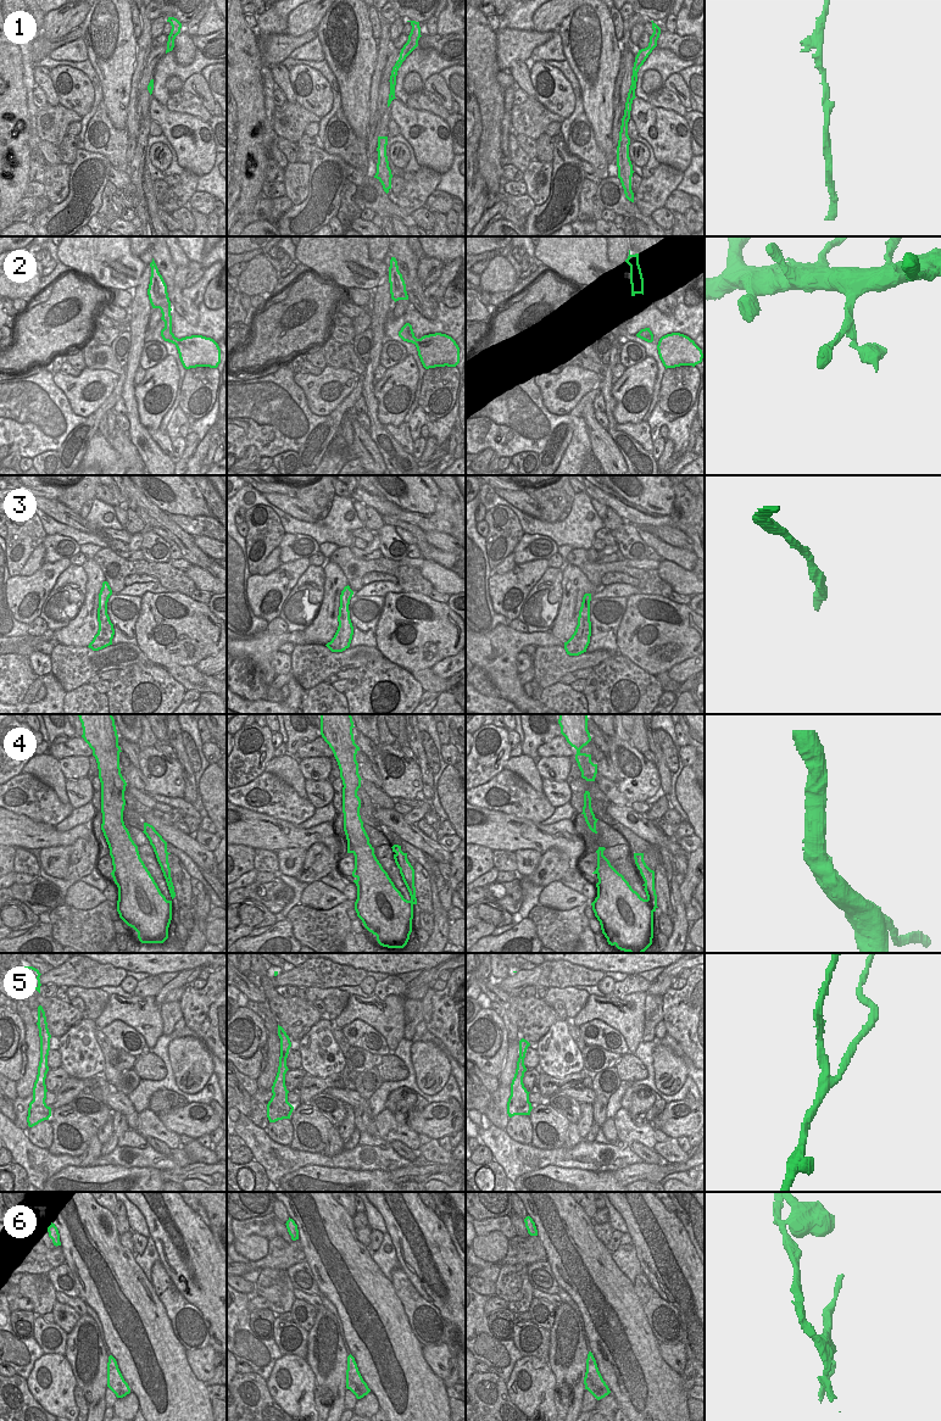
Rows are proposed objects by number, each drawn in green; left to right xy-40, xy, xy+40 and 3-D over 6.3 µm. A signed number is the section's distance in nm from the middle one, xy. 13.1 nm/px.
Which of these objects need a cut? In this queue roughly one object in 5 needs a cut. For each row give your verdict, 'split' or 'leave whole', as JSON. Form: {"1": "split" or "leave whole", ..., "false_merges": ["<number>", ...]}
{"1": "leave whole", "2": "leave whole", "3": "leave whole", "4": "leave whole", "5": "leave whole", "6": "split", "false_merges": ["6"]}

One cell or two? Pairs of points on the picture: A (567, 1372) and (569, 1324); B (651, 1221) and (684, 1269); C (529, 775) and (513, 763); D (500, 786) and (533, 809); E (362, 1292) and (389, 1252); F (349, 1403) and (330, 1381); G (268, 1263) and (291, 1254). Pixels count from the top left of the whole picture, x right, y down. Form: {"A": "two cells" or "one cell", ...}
{"A": "one cell", "B": "one cell", "C": "one cell", "D": "one cell", "E": "two cells", "F": "two cells", "G": "one cell"}

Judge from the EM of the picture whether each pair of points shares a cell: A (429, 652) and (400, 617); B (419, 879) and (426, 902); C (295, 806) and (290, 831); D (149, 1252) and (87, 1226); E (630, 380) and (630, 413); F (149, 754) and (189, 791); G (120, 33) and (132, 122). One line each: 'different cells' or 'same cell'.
A: same cell
B: same cell
C: different cells
D: different cells
E: same cell
F: different cells
G: different cells

